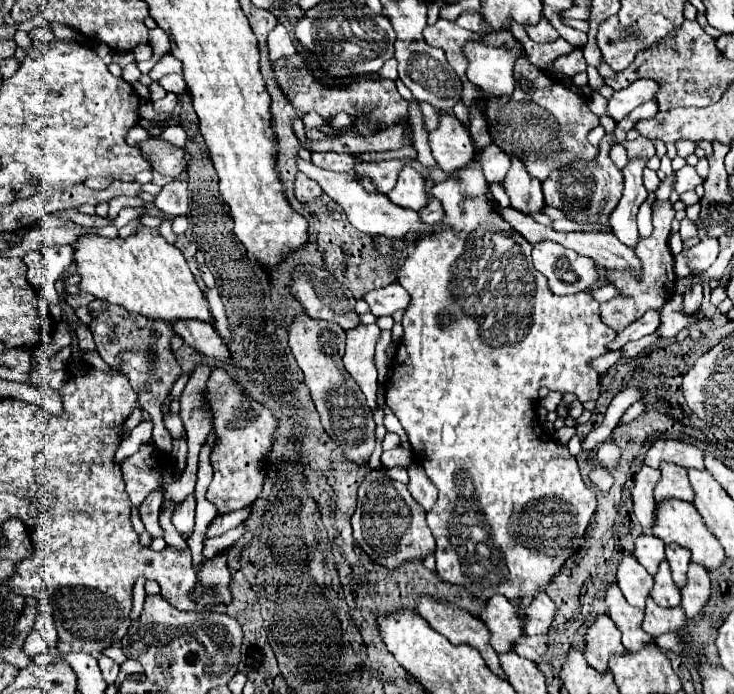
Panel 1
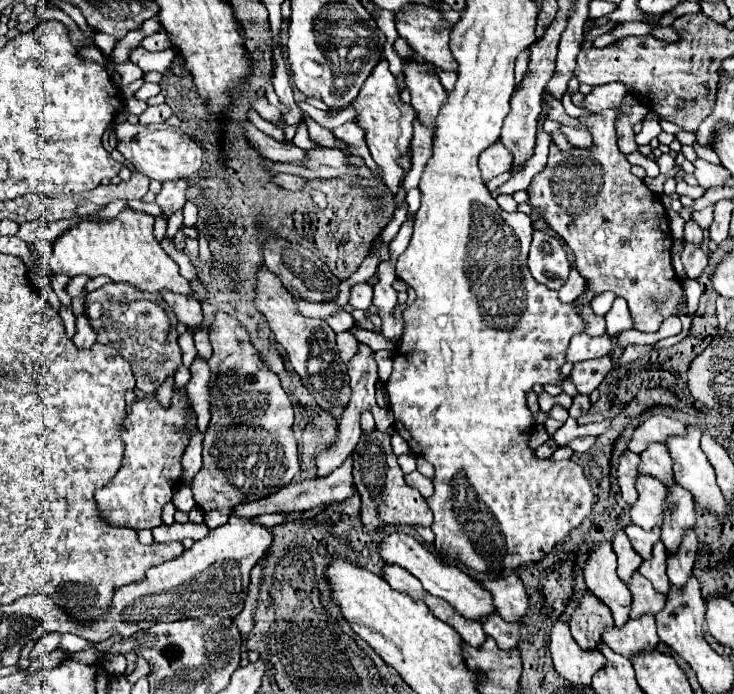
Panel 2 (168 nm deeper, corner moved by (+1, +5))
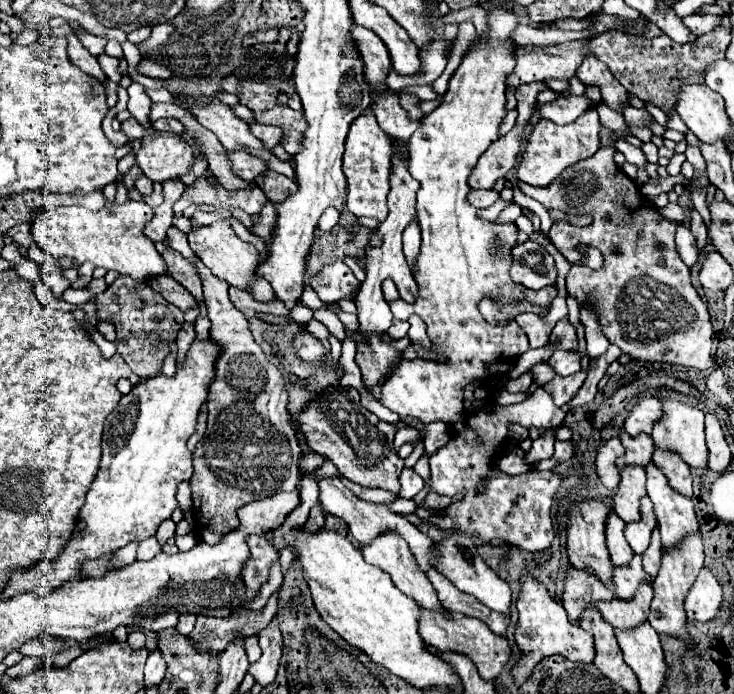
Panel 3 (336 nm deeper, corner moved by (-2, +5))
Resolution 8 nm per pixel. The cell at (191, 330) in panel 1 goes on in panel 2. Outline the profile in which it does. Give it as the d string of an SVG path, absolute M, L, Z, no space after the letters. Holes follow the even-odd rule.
M164 292L162 296L166 300L166 304L174 310L176 318L180 322L184 322L188 328L198 328L204 322L204 314L202 314L202 306L196 298L190 296L176 296L172 292Z

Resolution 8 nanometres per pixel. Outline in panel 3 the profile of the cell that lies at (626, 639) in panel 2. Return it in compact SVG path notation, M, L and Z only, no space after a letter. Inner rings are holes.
M647 576L629 600L621 598L613 598L609 602L601 600L597 602L597 610L613 628L635 628L635 624L647 620L651 600L653 600L653 586Z

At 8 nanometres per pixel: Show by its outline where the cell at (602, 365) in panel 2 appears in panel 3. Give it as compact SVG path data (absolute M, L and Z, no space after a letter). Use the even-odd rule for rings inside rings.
M583 370L575 372L571 376L565 376L565 378L555 376L551 382L547 382L543 386L543 390L551 394L551 398L553 398L553 402L557 406L563 406L565 402L569 402L577 394L577 390L581 388L581 384L585 382L585 376L587 376L587 372L583 372Z

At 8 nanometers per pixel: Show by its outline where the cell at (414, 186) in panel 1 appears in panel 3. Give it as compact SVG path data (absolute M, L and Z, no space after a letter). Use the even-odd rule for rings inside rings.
M359 24L351 26L351 40L355 42L355 48L365 64L365 78L369 84L383 84L387 78L387 72L391 68L389 52L383 44L383 40L371 32L369 28L363 28Z

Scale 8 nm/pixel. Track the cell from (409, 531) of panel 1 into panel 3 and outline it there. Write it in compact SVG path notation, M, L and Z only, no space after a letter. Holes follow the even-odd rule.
M341 384L327 386L317 394L317 398L309 400L295 422L299 424L309 448L323 458L329 458L341 476L361 486L399 492L399 474L405 464L393 448L393 436L397 428L401 428L401 422L393 426L379 420L361 404L355 388L343 388Z

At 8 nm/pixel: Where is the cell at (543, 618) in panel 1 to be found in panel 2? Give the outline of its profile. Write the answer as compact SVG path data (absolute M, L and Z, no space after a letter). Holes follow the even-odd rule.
M516 574L502 576L498 580L482 582L496 600L496 612L508 622L522 622L530 608L530 596L524 588L524 582Z

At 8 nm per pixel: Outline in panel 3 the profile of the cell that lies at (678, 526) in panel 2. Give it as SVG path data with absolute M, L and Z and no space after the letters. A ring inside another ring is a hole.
M655 448L653 464L659 466L665 472L671 488L675 488L679 494L683 494L687 498L693 496L691 470L677 452L671 452L671 450L665 450L665 448Z

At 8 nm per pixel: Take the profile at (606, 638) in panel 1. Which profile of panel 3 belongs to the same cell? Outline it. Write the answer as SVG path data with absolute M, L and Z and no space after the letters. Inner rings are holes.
M571 566L565 574L563 588L563 608L569 614L571 622L579 622L579 612L587 608L587 604L597 604L599 600L611 600L613 592L591 572L591 568L575 568Z

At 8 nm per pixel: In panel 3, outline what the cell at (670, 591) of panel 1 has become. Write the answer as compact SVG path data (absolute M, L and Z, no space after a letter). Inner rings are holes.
M659 528L653 530L651 534L651 544L649 548L643 552L643 570L649 576L655 576L655 572L659 570L659 556L661 556L661 538L659 538Z

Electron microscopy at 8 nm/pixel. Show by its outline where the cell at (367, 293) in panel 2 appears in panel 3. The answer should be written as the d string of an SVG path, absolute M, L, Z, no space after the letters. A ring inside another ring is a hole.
M335 260L323 266L317 274L313 274L309 286L323 302L337 302L341 298L353 300L359 288L359 280L353 276L349 266L345 266L341 260Z

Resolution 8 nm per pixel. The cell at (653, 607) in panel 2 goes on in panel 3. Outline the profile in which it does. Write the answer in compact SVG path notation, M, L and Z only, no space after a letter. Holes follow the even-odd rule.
M633 554L631 562L625 566L613 566L611 572L611 584L615 586L617 598L631 598L635 594L635 588L639 586L639 580L647 576L641 568L641 554Z

